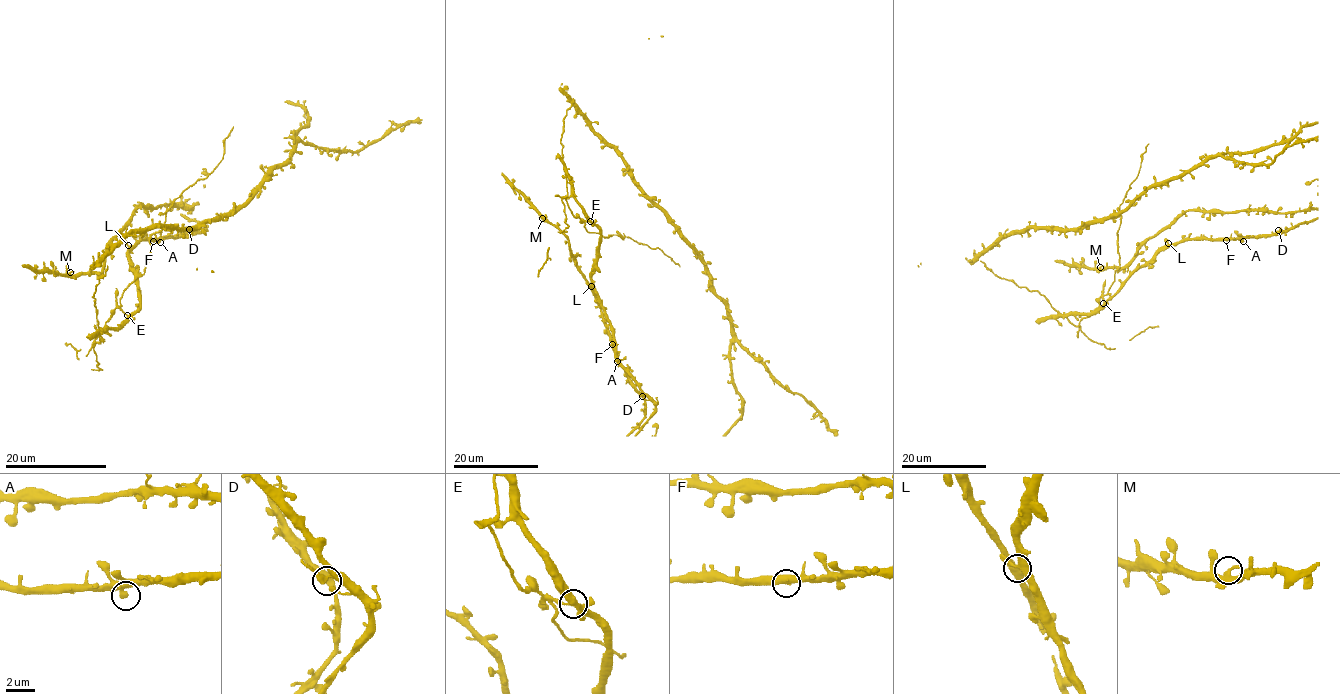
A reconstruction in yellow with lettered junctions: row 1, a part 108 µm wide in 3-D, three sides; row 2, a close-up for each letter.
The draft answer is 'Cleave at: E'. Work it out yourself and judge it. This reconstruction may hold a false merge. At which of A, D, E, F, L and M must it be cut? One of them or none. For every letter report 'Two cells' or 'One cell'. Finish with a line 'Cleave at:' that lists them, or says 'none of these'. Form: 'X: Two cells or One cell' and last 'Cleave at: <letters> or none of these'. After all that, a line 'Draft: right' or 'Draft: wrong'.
A: One cell
D: One cell
E: Two cells
F: One cell
L: One cell
M: One cell
Cleave at: E
Draft: right

